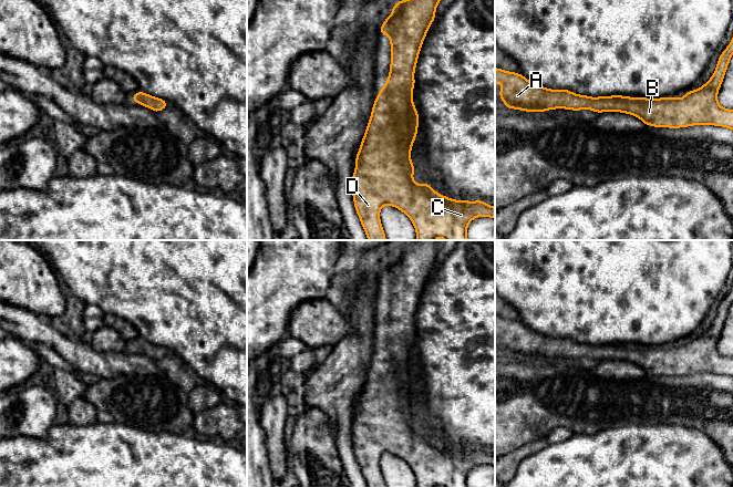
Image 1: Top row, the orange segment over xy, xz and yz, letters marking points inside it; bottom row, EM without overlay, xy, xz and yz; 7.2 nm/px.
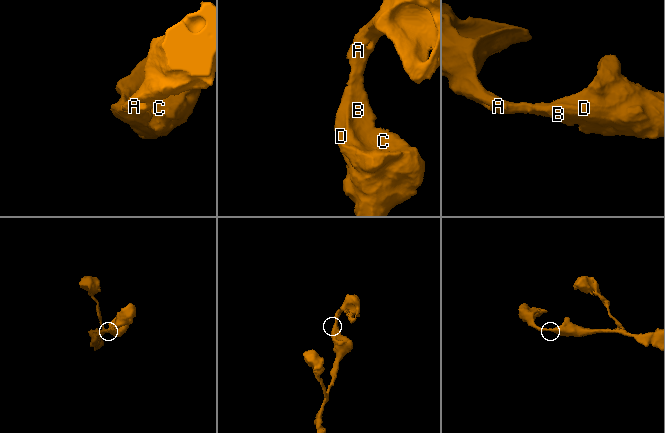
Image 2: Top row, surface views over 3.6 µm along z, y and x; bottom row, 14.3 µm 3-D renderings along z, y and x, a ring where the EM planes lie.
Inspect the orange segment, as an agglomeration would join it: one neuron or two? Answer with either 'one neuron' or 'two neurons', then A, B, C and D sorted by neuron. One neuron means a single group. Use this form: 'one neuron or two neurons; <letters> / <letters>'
one neuron; A B C D

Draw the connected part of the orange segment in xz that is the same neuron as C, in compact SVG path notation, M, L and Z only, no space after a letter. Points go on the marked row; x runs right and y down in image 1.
M401 0L393 4L392 14L379 30L379 33L390 37L390 73L374 100L352 175L354 207L368 240L386 240L379 217L385 205L400 209L412 220L416 240L435 240L438 237L445 240L468 240L467 226L474 218L486 216L495 219L495 207L485 201L453 200L434 191L427 182L419 186L411 177L416 173L410 155L420 124L412 93L415 85L414 72L421 46L435 20L435 10L440 2L441 0Z

